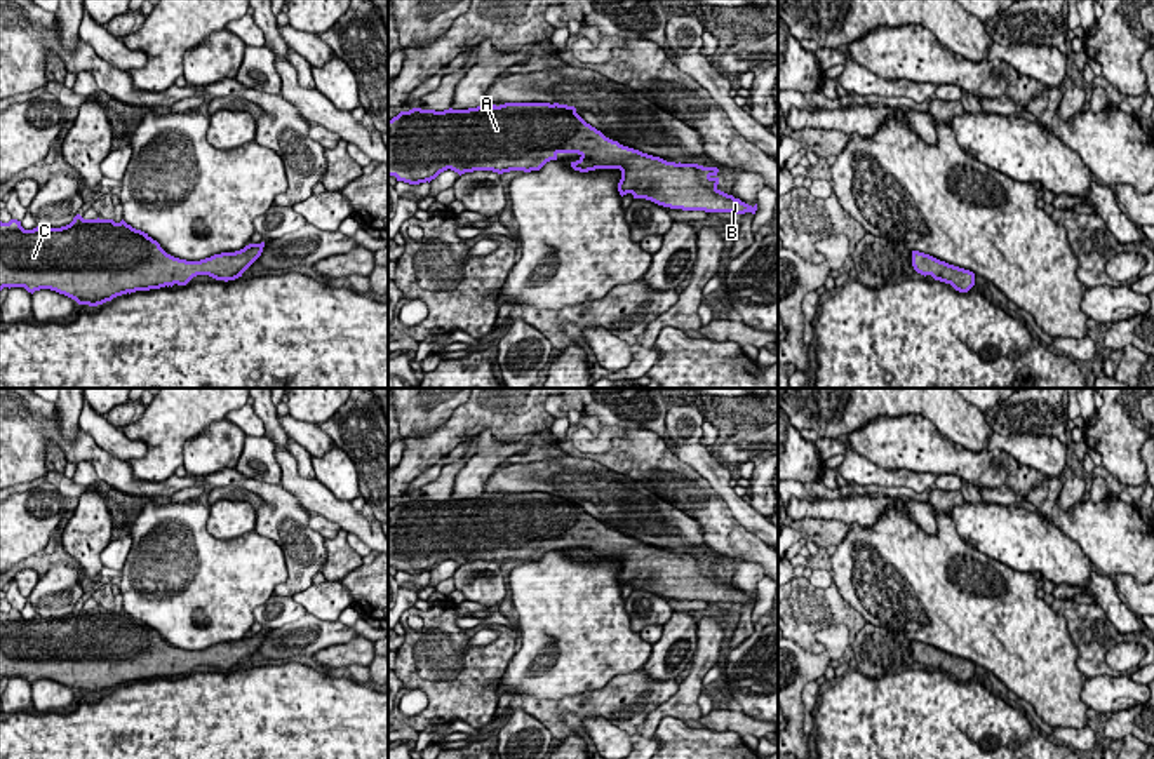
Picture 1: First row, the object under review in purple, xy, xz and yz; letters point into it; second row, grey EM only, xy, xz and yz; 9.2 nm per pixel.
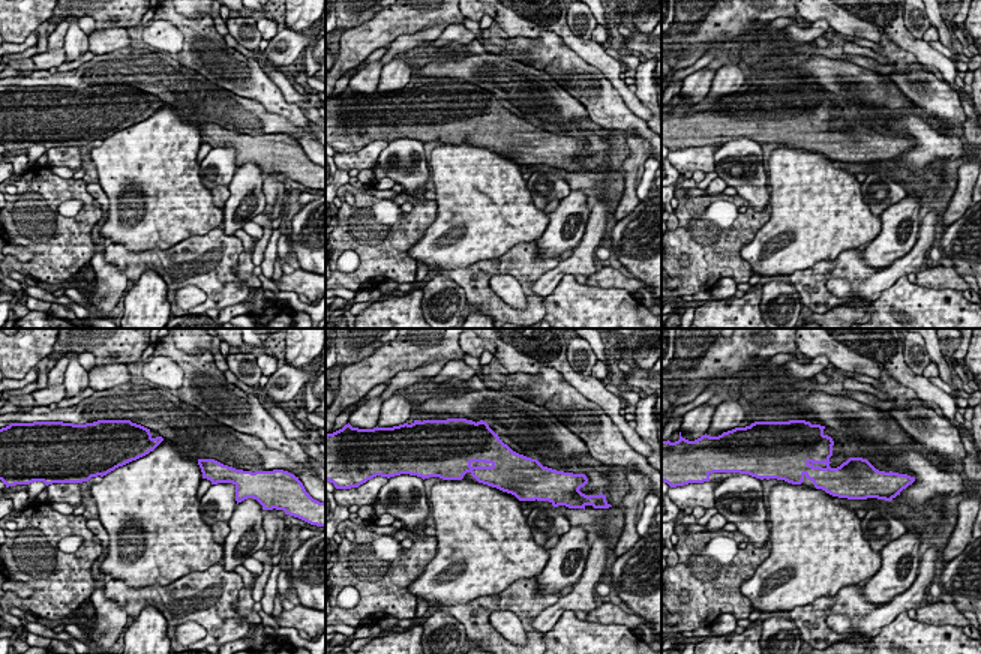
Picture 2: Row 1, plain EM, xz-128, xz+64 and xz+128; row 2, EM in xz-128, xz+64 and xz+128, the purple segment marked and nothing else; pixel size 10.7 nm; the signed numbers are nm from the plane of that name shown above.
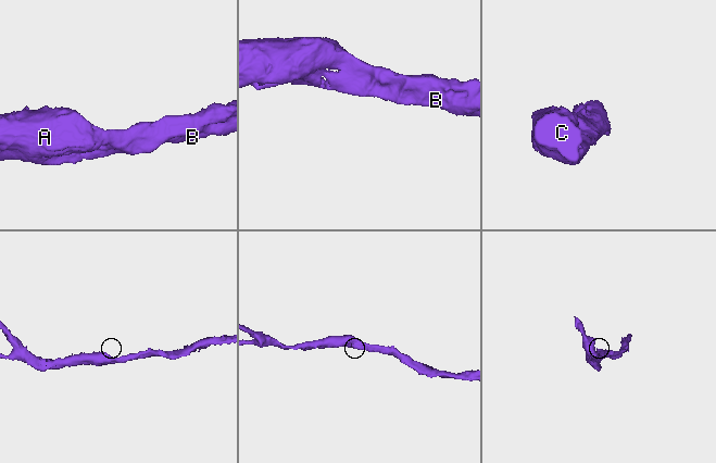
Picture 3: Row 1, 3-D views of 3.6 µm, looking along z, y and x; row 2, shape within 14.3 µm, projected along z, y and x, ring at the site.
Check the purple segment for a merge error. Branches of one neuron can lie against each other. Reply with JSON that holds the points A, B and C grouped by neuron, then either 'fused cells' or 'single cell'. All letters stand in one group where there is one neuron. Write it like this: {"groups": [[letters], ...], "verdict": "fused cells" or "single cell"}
{"groups": [["A", "B", "C"]], "verdict": "single cell"}

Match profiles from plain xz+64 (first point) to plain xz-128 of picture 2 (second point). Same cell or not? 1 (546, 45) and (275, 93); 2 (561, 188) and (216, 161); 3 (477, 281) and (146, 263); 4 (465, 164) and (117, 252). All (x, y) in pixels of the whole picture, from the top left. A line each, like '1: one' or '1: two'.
1: one
2: one
3: one
4: two

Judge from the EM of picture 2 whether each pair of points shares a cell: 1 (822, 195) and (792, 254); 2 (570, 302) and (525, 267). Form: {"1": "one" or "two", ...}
{"1": "one", "2": "two"}

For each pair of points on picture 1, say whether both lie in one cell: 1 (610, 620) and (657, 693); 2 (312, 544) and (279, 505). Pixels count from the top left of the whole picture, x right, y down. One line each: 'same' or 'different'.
1: different
2: same

